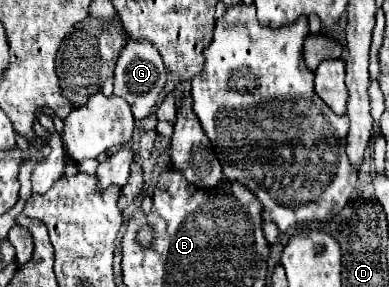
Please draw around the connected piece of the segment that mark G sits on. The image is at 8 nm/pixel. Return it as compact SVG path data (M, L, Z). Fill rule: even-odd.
M130 38L116 64L114 94L124 98L130 104L134 118L146 118L152 112L154 104L158 102L164 82L166 82L166 68L164 68L158 48L154 48L154 44L150 44L150 40L132 40Z

